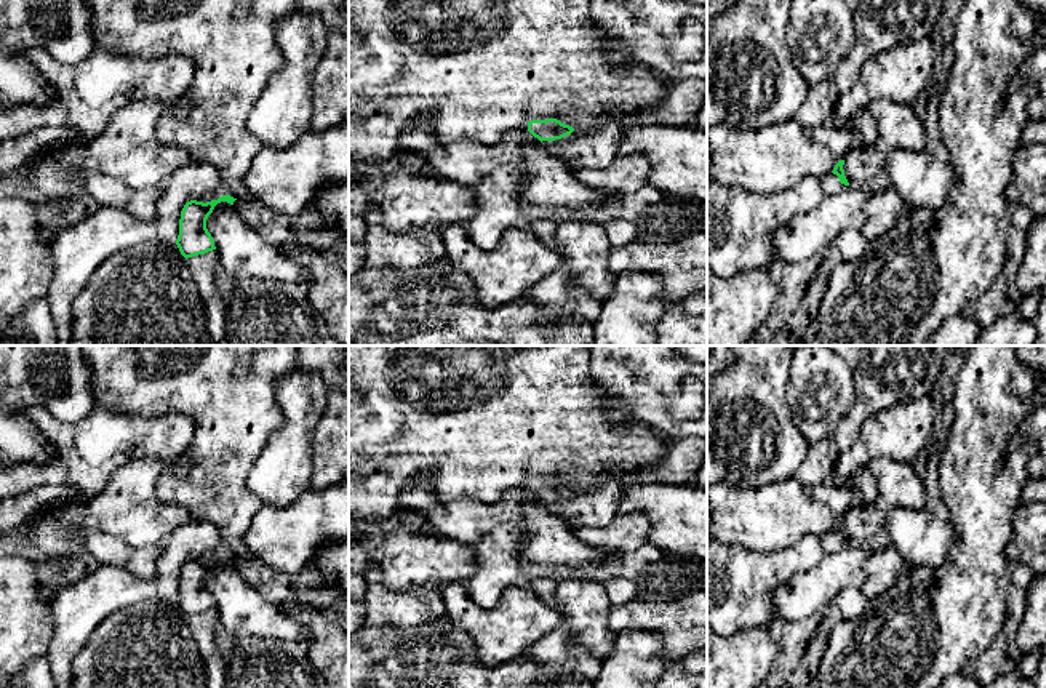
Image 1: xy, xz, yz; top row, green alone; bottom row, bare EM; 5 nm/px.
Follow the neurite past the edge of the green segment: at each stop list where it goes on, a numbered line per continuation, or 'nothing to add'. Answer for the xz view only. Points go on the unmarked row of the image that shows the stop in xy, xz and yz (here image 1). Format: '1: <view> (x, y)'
1: xz (595, 508)

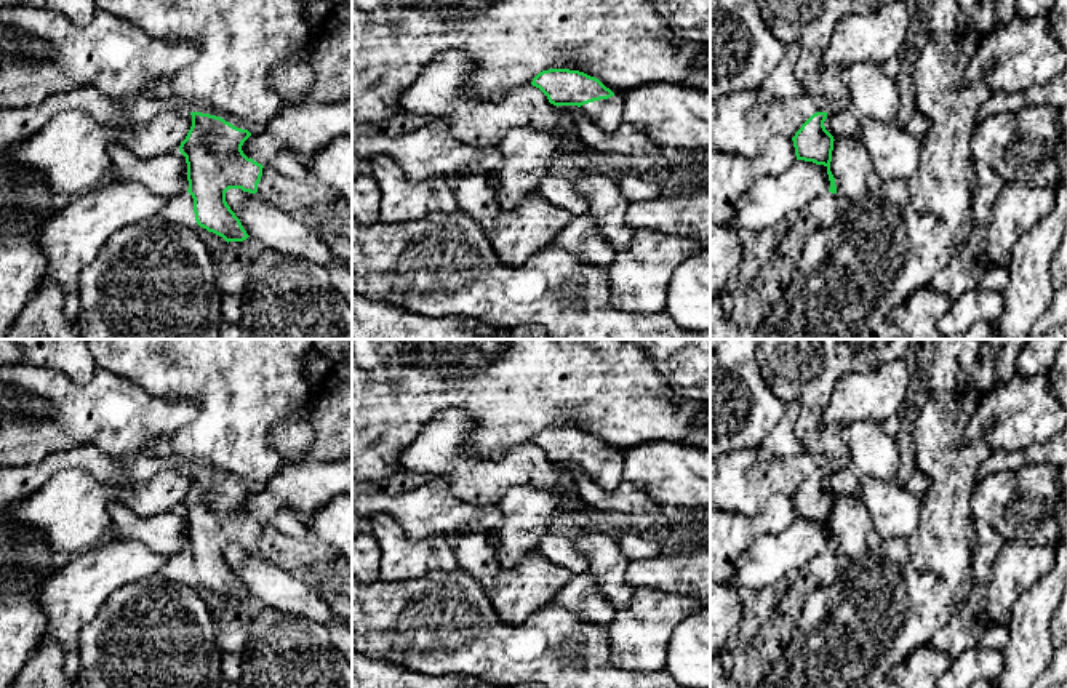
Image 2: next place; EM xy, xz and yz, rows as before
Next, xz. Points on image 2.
1: xz (607, 472)

